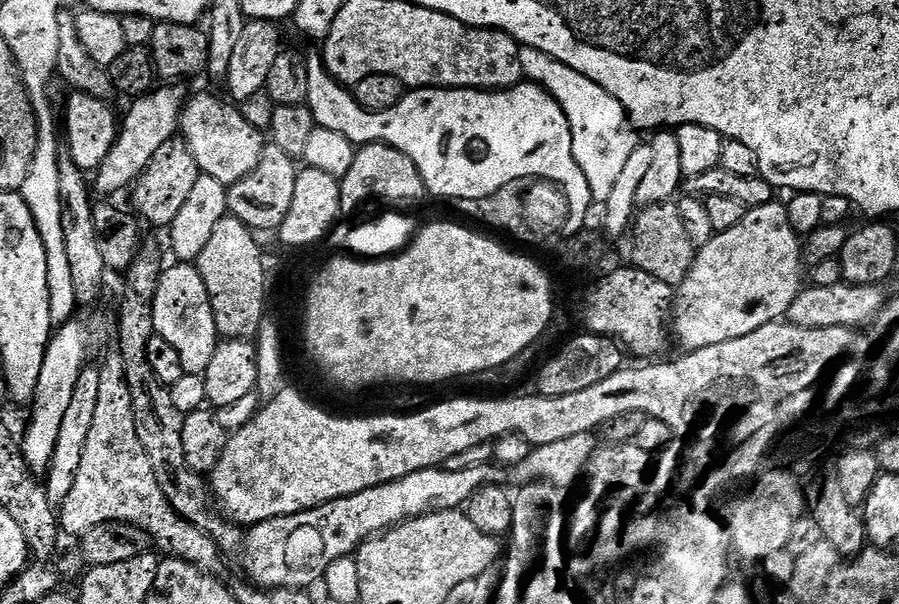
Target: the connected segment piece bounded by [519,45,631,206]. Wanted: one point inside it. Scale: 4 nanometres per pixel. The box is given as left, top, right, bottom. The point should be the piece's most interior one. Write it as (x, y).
(593, 115)

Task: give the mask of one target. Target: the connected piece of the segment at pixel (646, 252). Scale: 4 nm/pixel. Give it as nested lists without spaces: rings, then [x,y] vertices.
[[[663,202],[641,207],[635,213],[631,236],[632,244],[636,247],[635,267],[646,270],[646,274],[654,274],[654,278],[673,286],[684,283],[690,274],[692,263],[696,260],[698,248],[690,238],[681,209],[678,210],[674,205]]]

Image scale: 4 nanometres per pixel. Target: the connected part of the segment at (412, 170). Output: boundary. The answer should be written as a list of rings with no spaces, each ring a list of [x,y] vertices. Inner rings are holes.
[[[365,144],[357,147],[353,165],[339,183],[340,211],[344,214],[354,211],[367,198],[368,192],[388,204],[412,204],[426,196],[424,179],[418,166],[414,166],[414,162],[406,154],[402,154],[402,150],[389,144]]]

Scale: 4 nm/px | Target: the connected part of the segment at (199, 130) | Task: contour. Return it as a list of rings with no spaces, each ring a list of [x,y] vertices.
[[[196,96],[190,100],[183,105],[179,131],[194,154],[194,162],[198,162],[203,175],[218,178],[218,182],[225,186],[242,182],[242,178],[246,178],[260,165],[262,154],[266,151],[265,133],[250,126],[239,107],[227,99]]]

